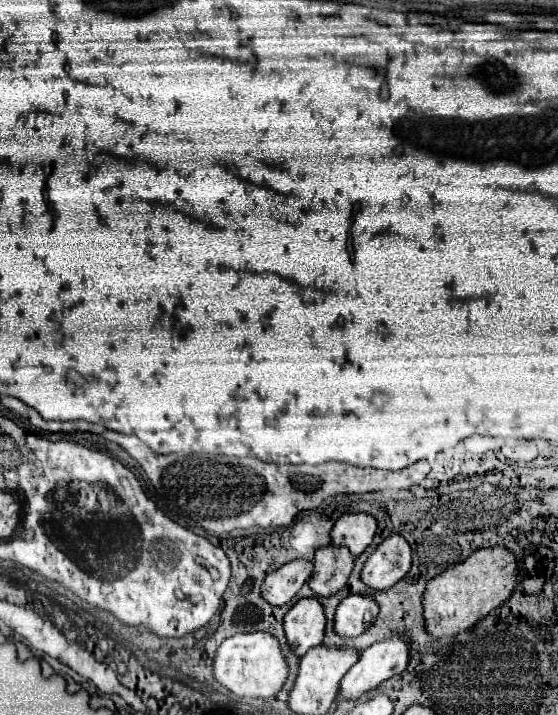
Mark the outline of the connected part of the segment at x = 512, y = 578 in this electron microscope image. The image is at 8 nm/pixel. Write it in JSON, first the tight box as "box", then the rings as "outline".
{"box":[425,546,519,636],"outline":[[[505,546],[475,550],[465,562],[435,576],[425,590],[425,624],[431,636],[457,636],[485,618],[491,610],[503,606],[517,590],[519,562]]]}

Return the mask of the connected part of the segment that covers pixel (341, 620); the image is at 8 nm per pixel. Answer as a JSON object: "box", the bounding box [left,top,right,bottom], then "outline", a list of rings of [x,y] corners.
{"box":[335,594,379,636],"outline":[[[351,594],[341,600],[335,612],[335,632],[341,636],[363,634],[377,618],[379,604],[373,596]]]}

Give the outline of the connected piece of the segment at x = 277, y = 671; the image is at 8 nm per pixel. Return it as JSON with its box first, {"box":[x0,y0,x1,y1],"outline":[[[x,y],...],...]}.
{"box":[215,632,289,698],"outline":[[[269,632],[235,634],[227,638],[215,656],[215,678],[237,698],[271,698],[275,696],[289,676],[289,666],[283,650]]]}

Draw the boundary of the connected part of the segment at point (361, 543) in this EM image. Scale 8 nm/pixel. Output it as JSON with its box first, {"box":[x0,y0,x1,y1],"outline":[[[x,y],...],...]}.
{"box":[331,514,377,556],"outline":[[[343,514],[333,532],[331,540],[335,546],[347,546],[353,556],[365,552],[377,532],[377,520],[371,514]]]}

